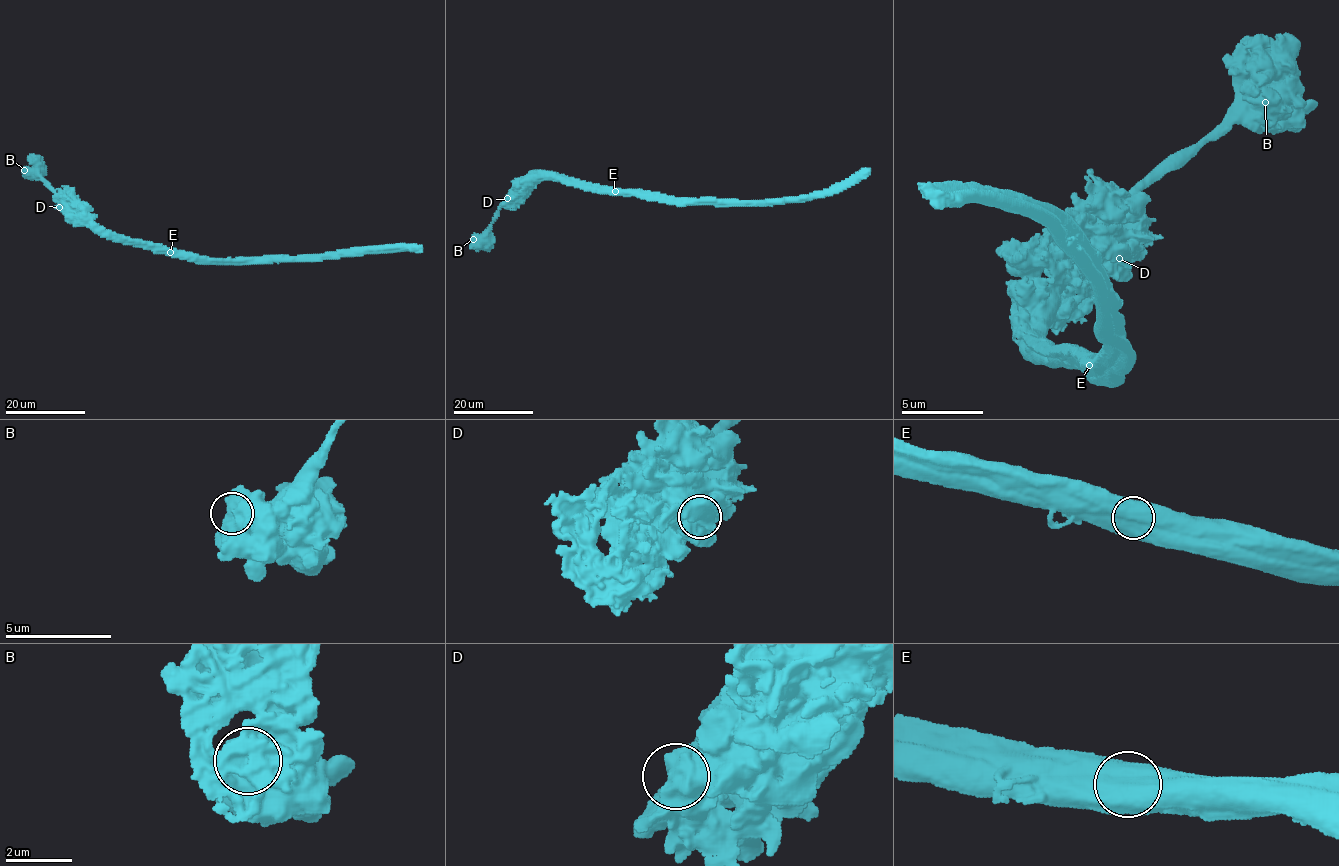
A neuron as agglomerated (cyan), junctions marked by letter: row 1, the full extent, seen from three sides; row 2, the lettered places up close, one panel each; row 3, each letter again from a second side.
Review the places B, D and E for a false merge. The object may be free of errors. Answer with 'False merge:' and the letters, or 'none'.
False merge: E

